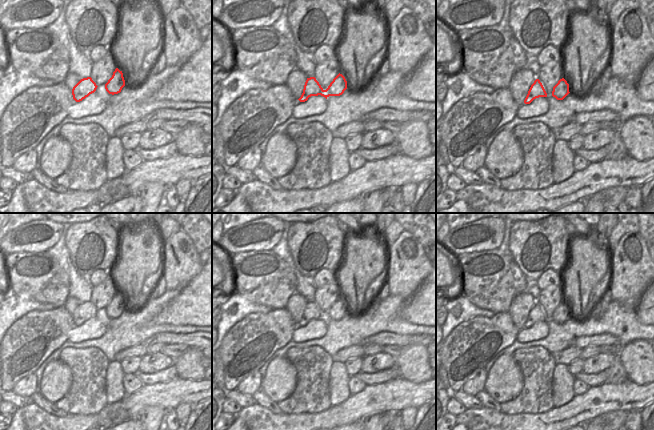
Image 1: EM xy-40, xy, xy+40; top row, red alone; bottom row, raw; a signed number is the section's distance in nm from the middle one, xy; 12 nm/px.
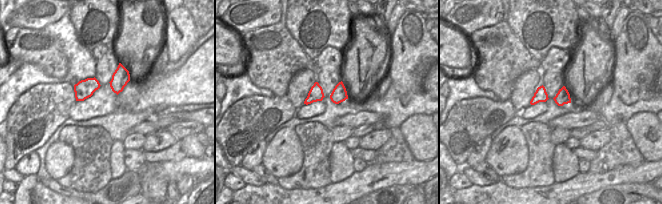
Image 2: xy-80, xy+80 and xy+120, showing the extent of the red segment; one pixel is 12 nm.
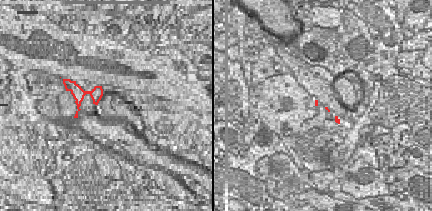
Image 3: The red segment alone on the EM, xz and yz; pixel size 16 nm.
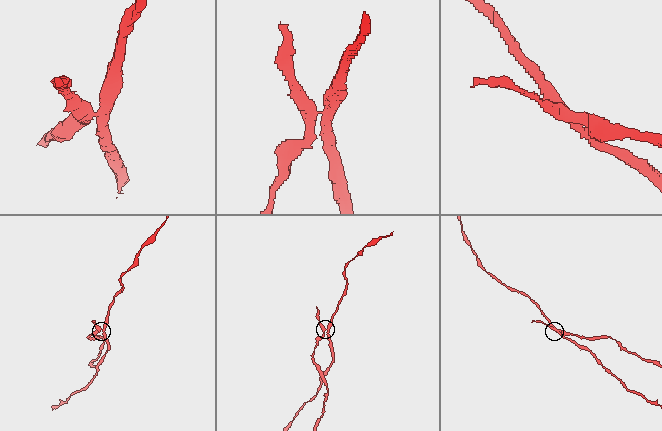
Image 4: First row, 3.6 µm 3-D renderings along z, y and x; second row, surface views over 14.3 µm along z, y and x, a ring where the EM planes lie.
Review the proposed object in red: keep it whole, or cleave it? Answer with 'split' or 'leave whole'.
split

